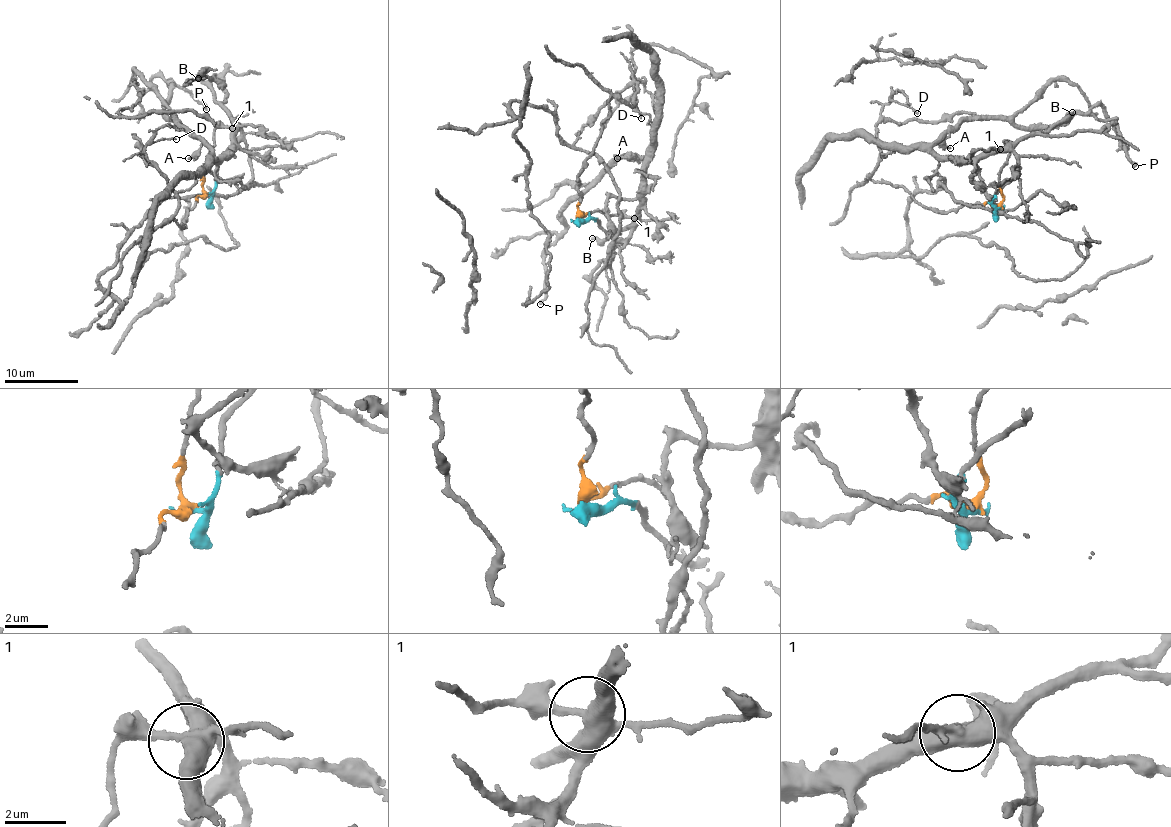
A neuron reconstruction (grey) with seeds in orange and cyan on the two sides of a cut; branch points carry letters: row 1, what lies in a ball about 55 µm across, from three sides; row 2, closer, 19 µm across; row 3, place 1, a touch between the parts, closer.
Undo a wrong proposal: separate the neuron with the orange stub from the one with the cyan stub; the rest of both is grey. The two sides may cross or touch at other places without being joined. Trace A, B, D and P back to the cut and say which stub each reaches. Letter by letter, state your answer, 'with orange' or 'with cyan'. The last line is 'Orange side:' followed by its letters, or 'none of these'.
A: with cyan
B: with cyan
D: with orange
P: with cyan
Orange side: D

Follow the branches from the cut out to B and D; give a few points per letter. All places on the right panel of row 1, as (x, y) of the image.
B: (1000, 209), (993, 203), (994, 195), (1015, 178), (1017, 143), (1027, 136), (1043, 133), (1071, 112)
D: (1001, 208), (988, 201), (932, 210), (916, 202), (902, 186), (871, 179), (883, 106), (892, 100), (918, 113)

